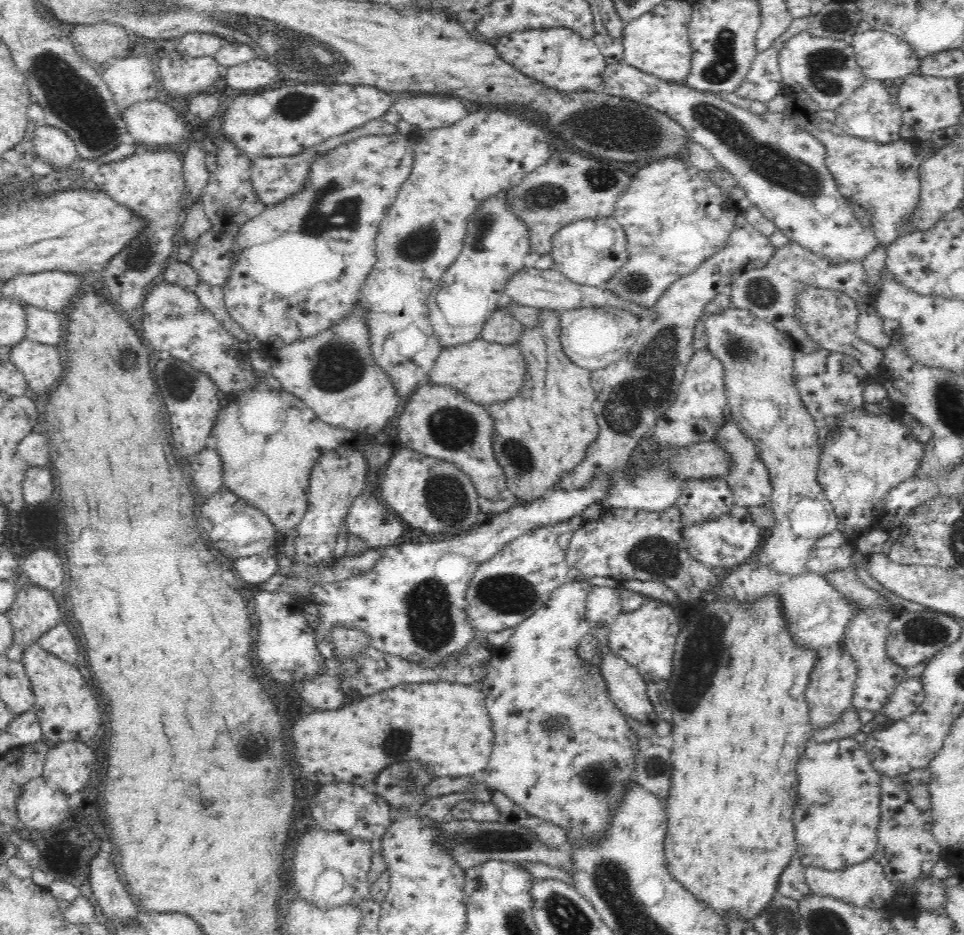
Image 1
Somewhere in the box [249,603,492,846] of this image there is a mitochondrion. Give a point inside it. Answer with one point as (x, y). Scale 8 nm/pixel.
(397, 743)

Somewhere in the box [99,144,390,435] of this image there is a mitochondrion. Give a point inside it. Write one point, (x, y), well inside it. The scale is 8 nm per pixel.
(330, 209)

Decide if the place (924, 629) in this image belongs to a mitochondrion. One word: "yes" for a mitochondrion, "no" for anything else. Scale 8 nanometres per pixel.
yes

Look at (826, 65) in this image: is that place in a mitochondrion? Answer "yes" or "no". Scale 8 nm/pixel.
yes

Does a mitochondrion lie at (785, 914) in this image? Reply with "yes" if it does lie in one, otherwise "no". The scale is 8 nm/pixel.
yes

